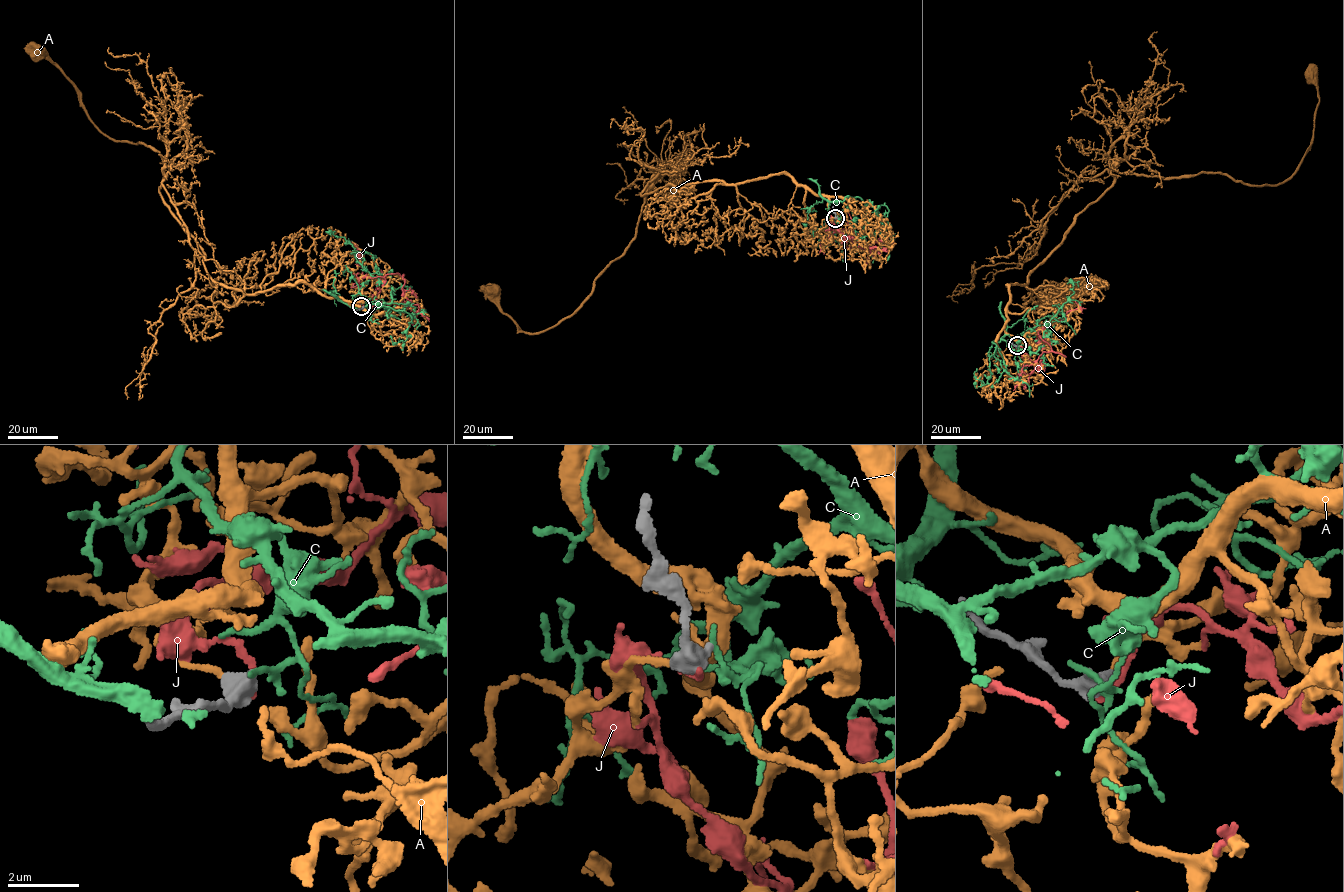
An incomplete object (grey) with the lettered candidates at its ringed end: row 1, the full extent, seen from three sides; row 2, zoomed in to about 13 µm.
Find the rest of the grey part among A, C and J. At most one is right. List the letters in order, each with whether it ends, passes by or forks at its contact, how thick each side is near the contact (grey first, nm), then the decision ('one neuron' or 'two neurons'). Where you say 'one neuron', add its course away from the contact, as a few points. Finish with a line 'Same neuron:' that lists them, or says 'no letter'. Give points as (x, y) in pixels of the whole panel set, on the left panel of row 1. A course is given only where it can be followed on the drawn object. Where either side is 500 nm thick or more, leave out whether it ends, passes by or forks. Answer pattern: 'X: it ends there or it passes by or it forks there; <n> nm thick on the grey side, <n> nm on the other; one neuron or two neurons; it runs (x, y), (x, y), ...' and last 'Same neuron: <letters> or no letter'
A: 550 nm thick on the grey side, 170 nm on the other; one neuron; it runs (362, 307), (366, 281), (351, 305), (304, 283), (213, 282), (159, 191), (160, 153), (103, 134), (38, 53)
C: 550 nm thick on the grey side, 140 nm on the other; two neurons
J: 650 nm thick on the grey side, 170 nm on the other; two neurons
Same neuron: A

